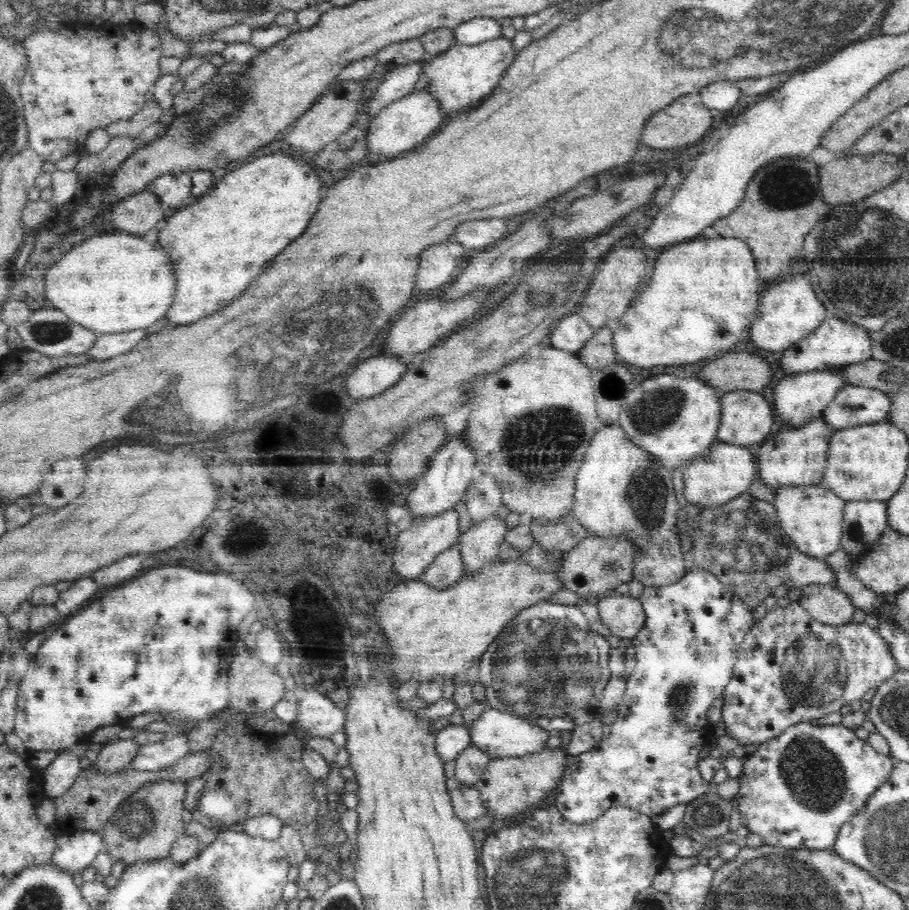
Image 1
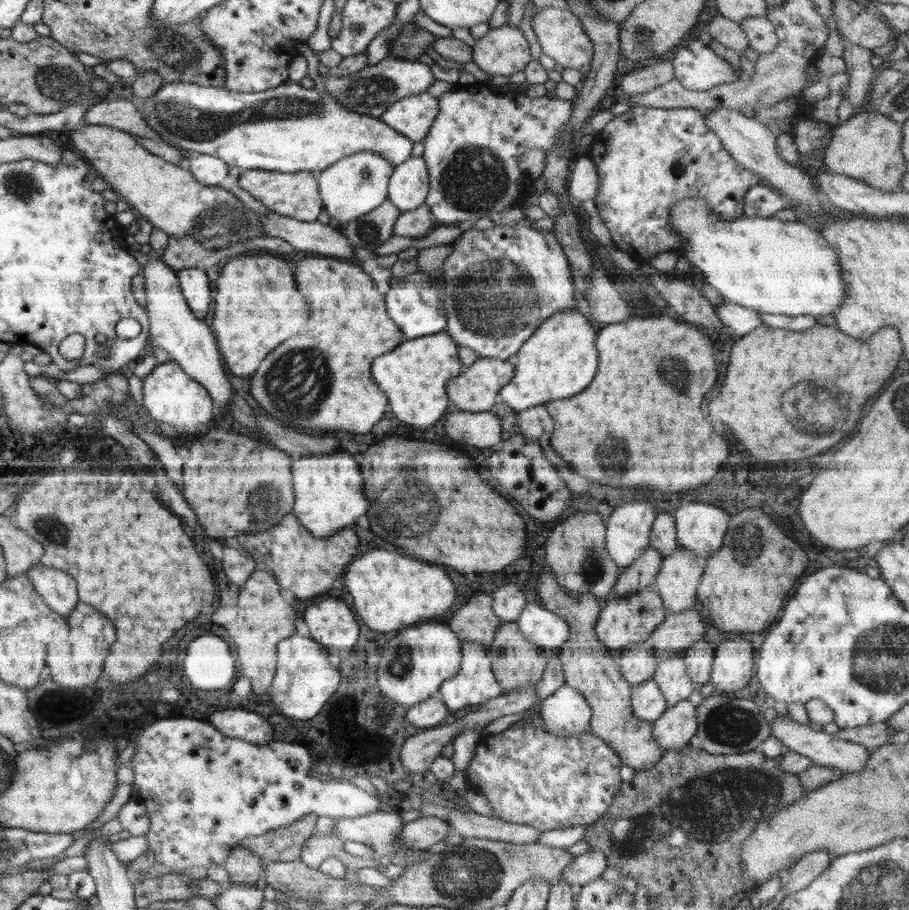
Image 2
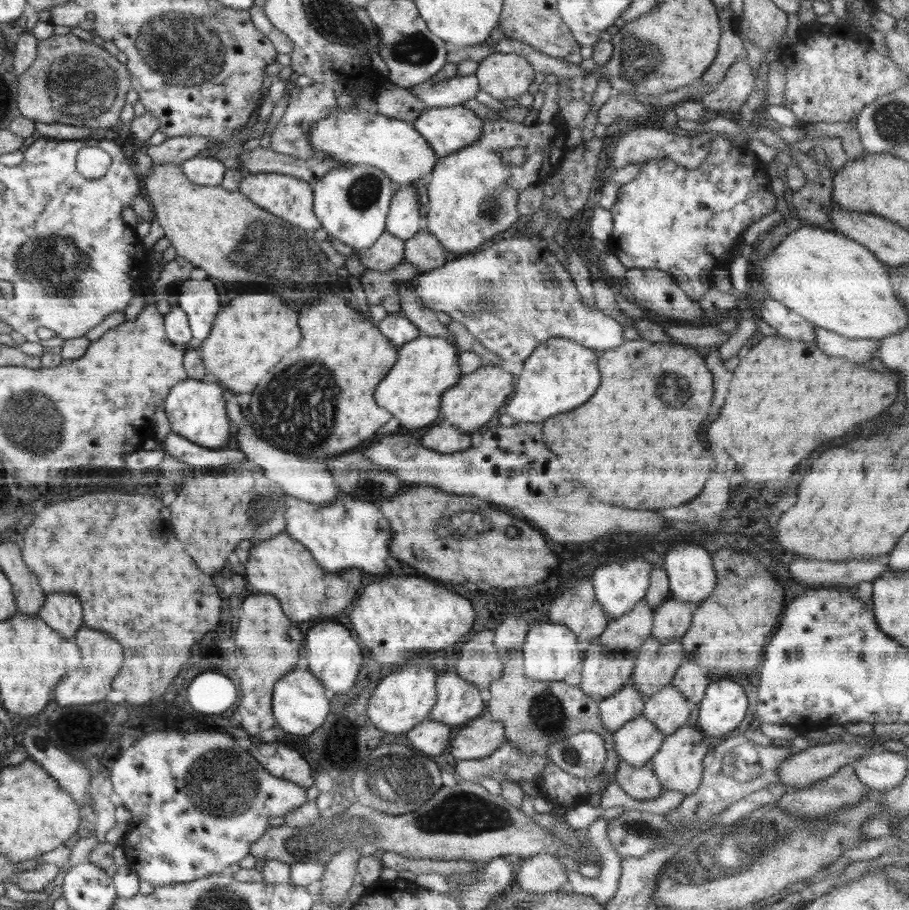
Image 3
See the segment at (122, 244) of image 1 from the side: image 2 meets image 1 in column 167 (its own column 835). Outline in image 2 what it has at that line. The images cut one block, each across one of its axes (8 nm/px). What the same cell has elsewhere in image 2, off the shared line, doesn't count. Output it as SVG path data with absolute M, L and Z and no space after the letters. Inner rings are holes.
M682 198L678 200L674 206L672 206L672 212L670 212L670 223L672 227L676 227L676 231L680 233L682 237L682 248L680 248L679 256L686 257L686 259L706 278L705 282L714 287L720 295L724 298L725 302L739 304L740 306L751 308L752 310L774 314L784 314L786 316L800 316L810 314L812 316L830 316L834 314L842 300L846 298L847 284L843 281L842 270L840 270L840 264L838 264L838 254L834 248L830 248L830 244L826 242L826 239L822 238L816 230L808 228L810 224L802 224L802 222L782 222L778 218L760 218L754 217L748 218L748 216L740 216L736 220L722 220L718 214L714 214L708 204L702 200L702 198Z

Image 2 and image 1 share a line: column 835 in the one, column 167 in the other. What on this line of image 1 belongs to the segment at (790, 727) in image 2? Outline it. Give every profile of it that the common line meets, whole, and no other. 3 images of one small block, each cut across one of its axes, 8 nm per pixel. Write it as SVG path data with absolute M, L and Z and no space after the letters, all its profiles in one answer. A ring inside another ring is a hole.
M168 734L168 738L164 741L142 745L136 758L130 762L129 767L144 772L160 771L169 768L189 753L189 741L186 734Z

